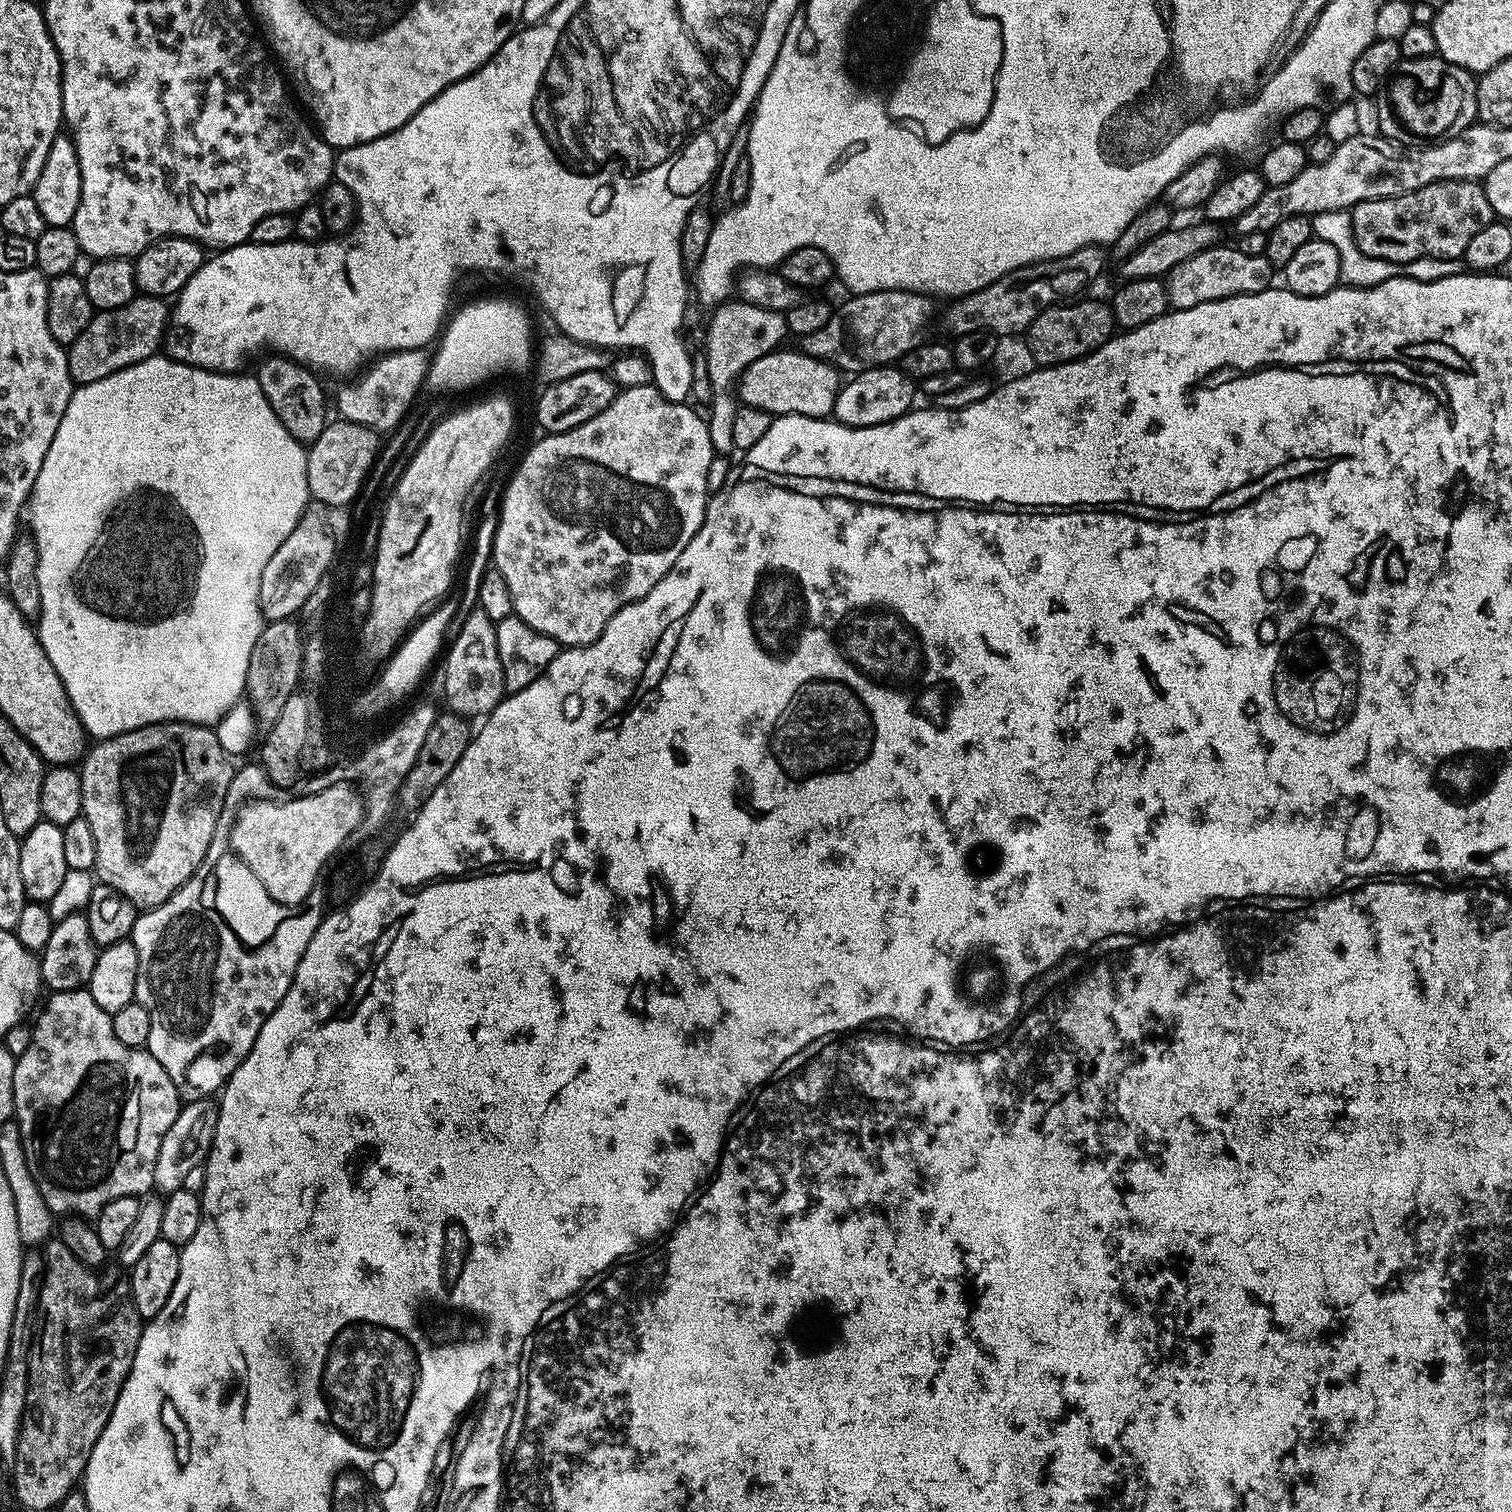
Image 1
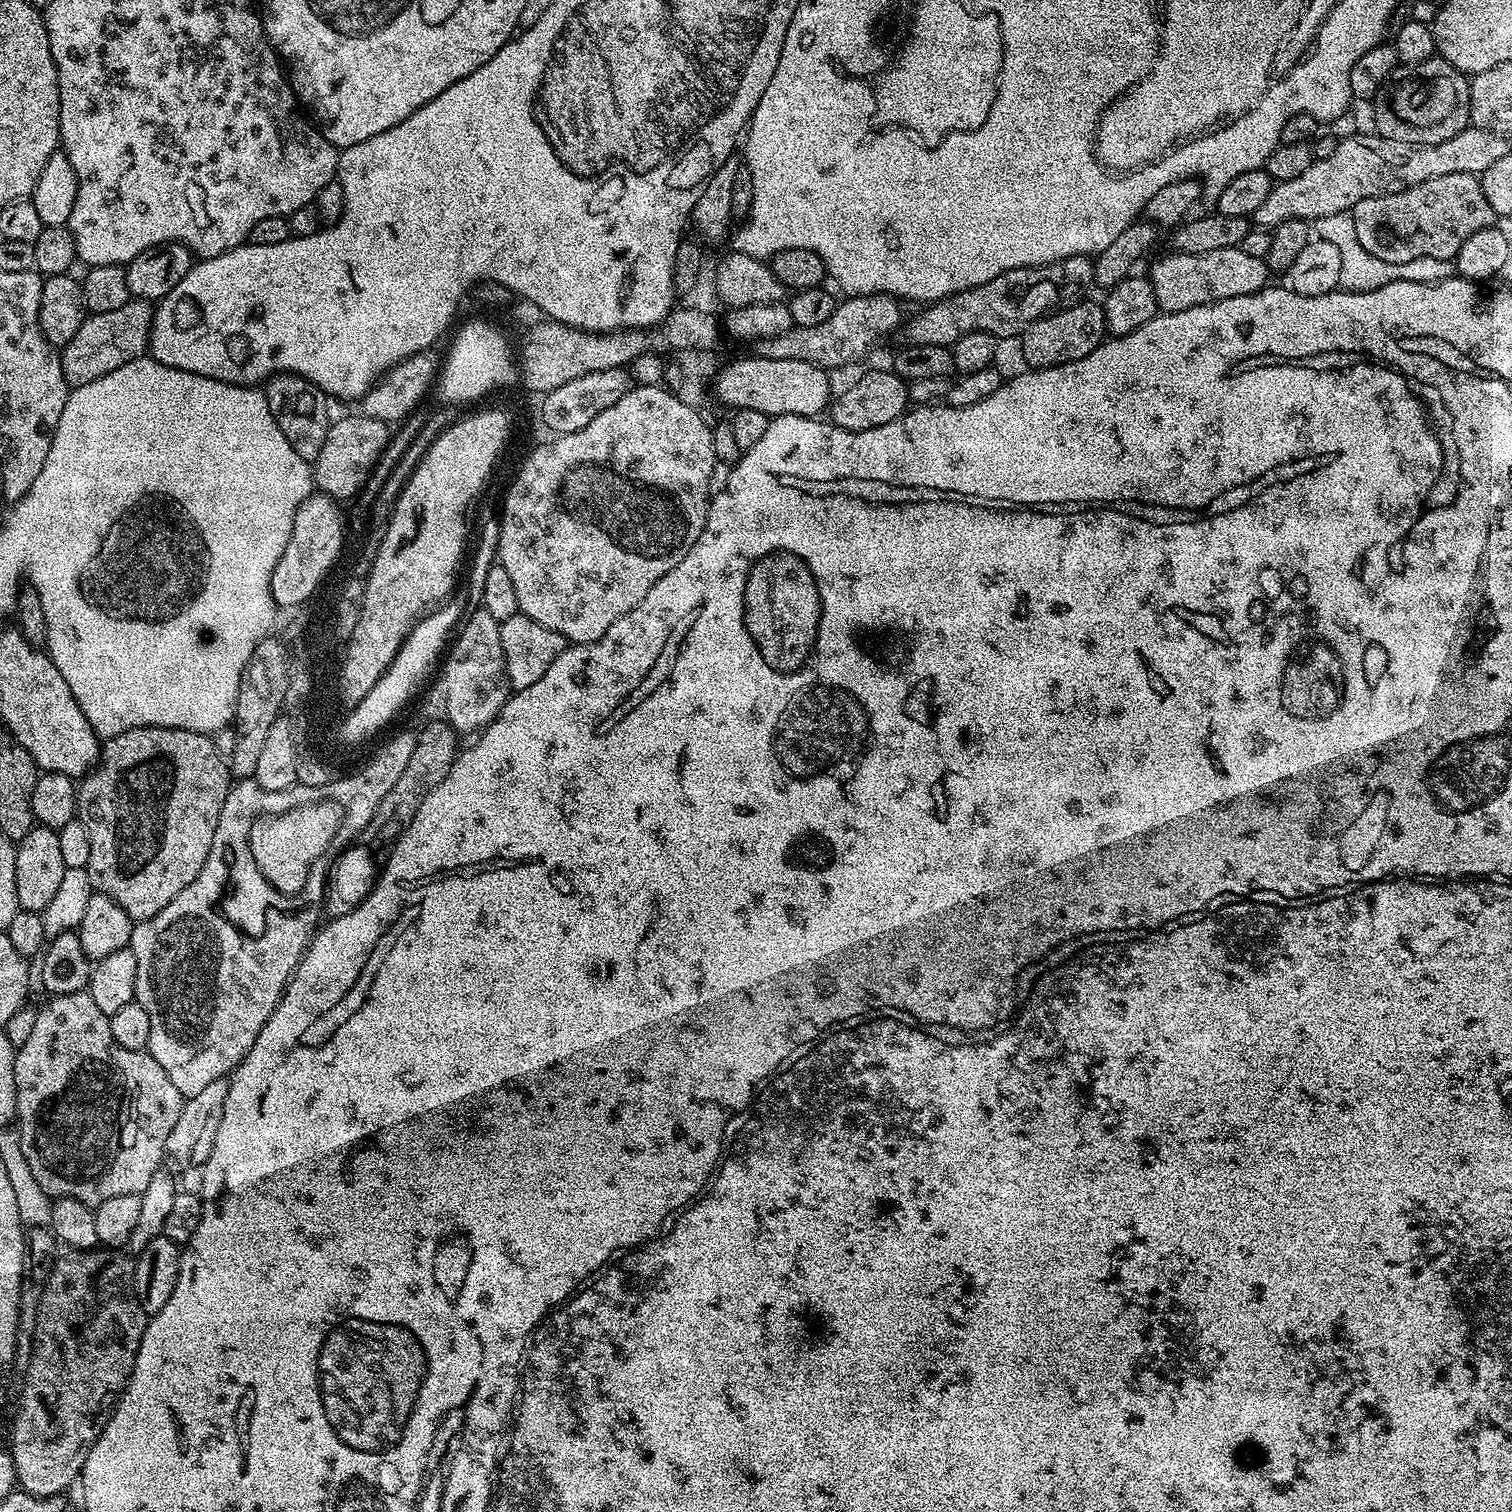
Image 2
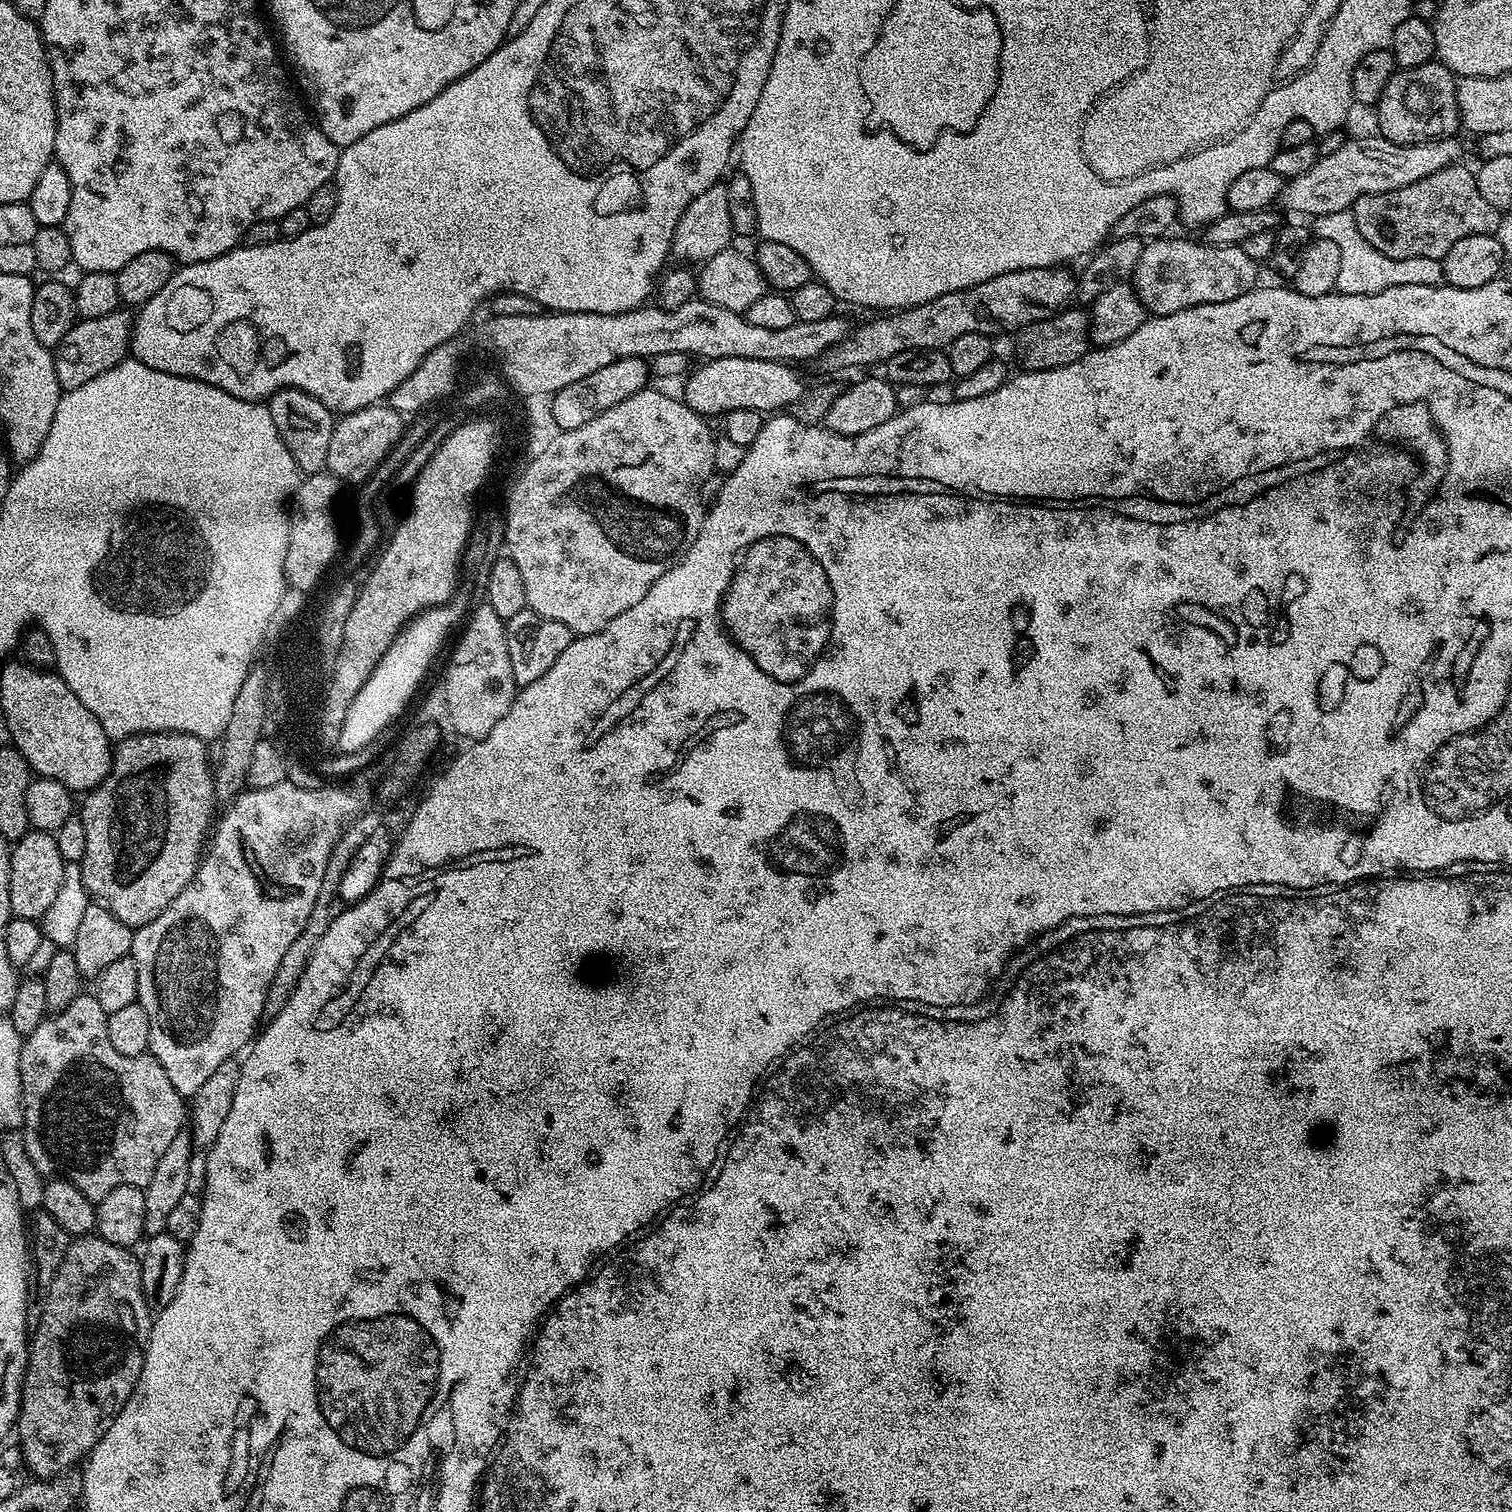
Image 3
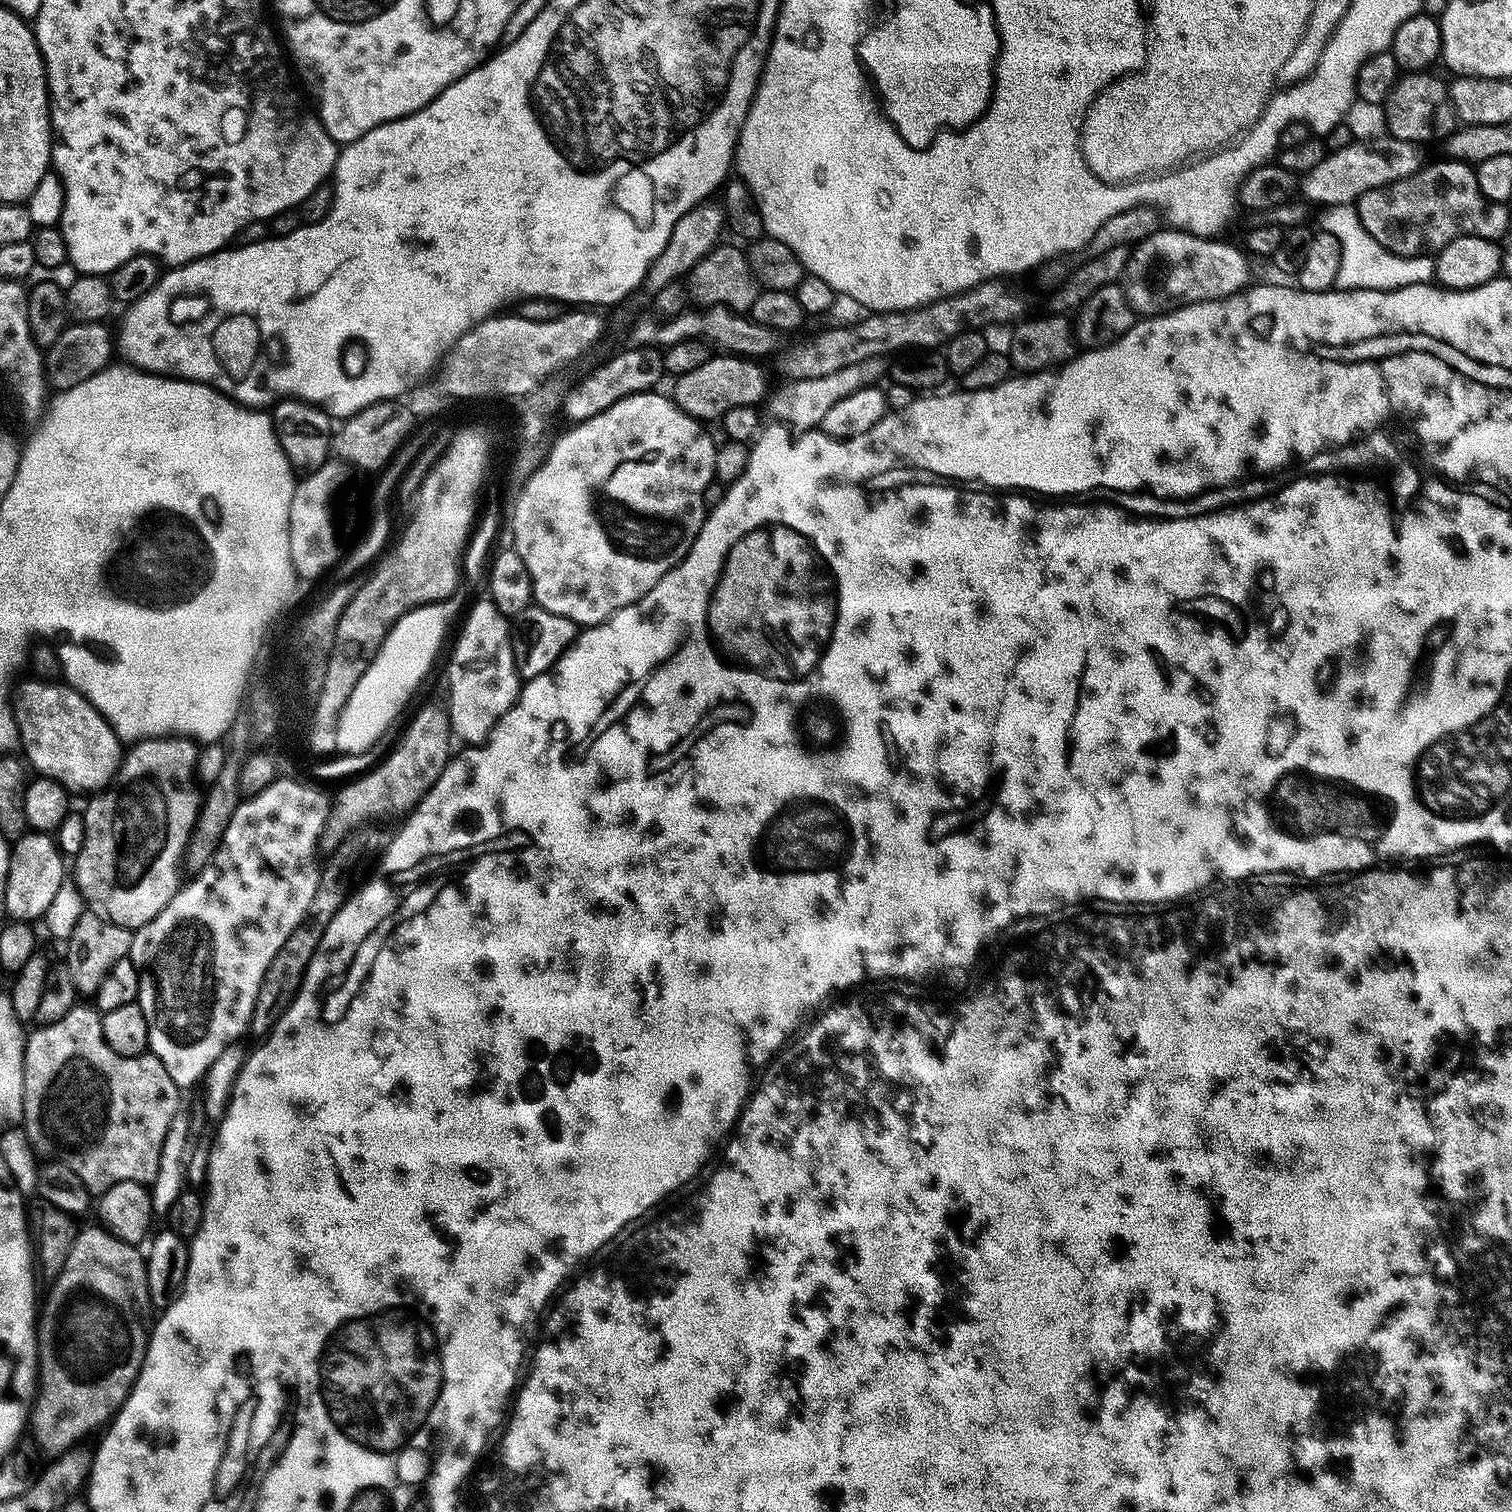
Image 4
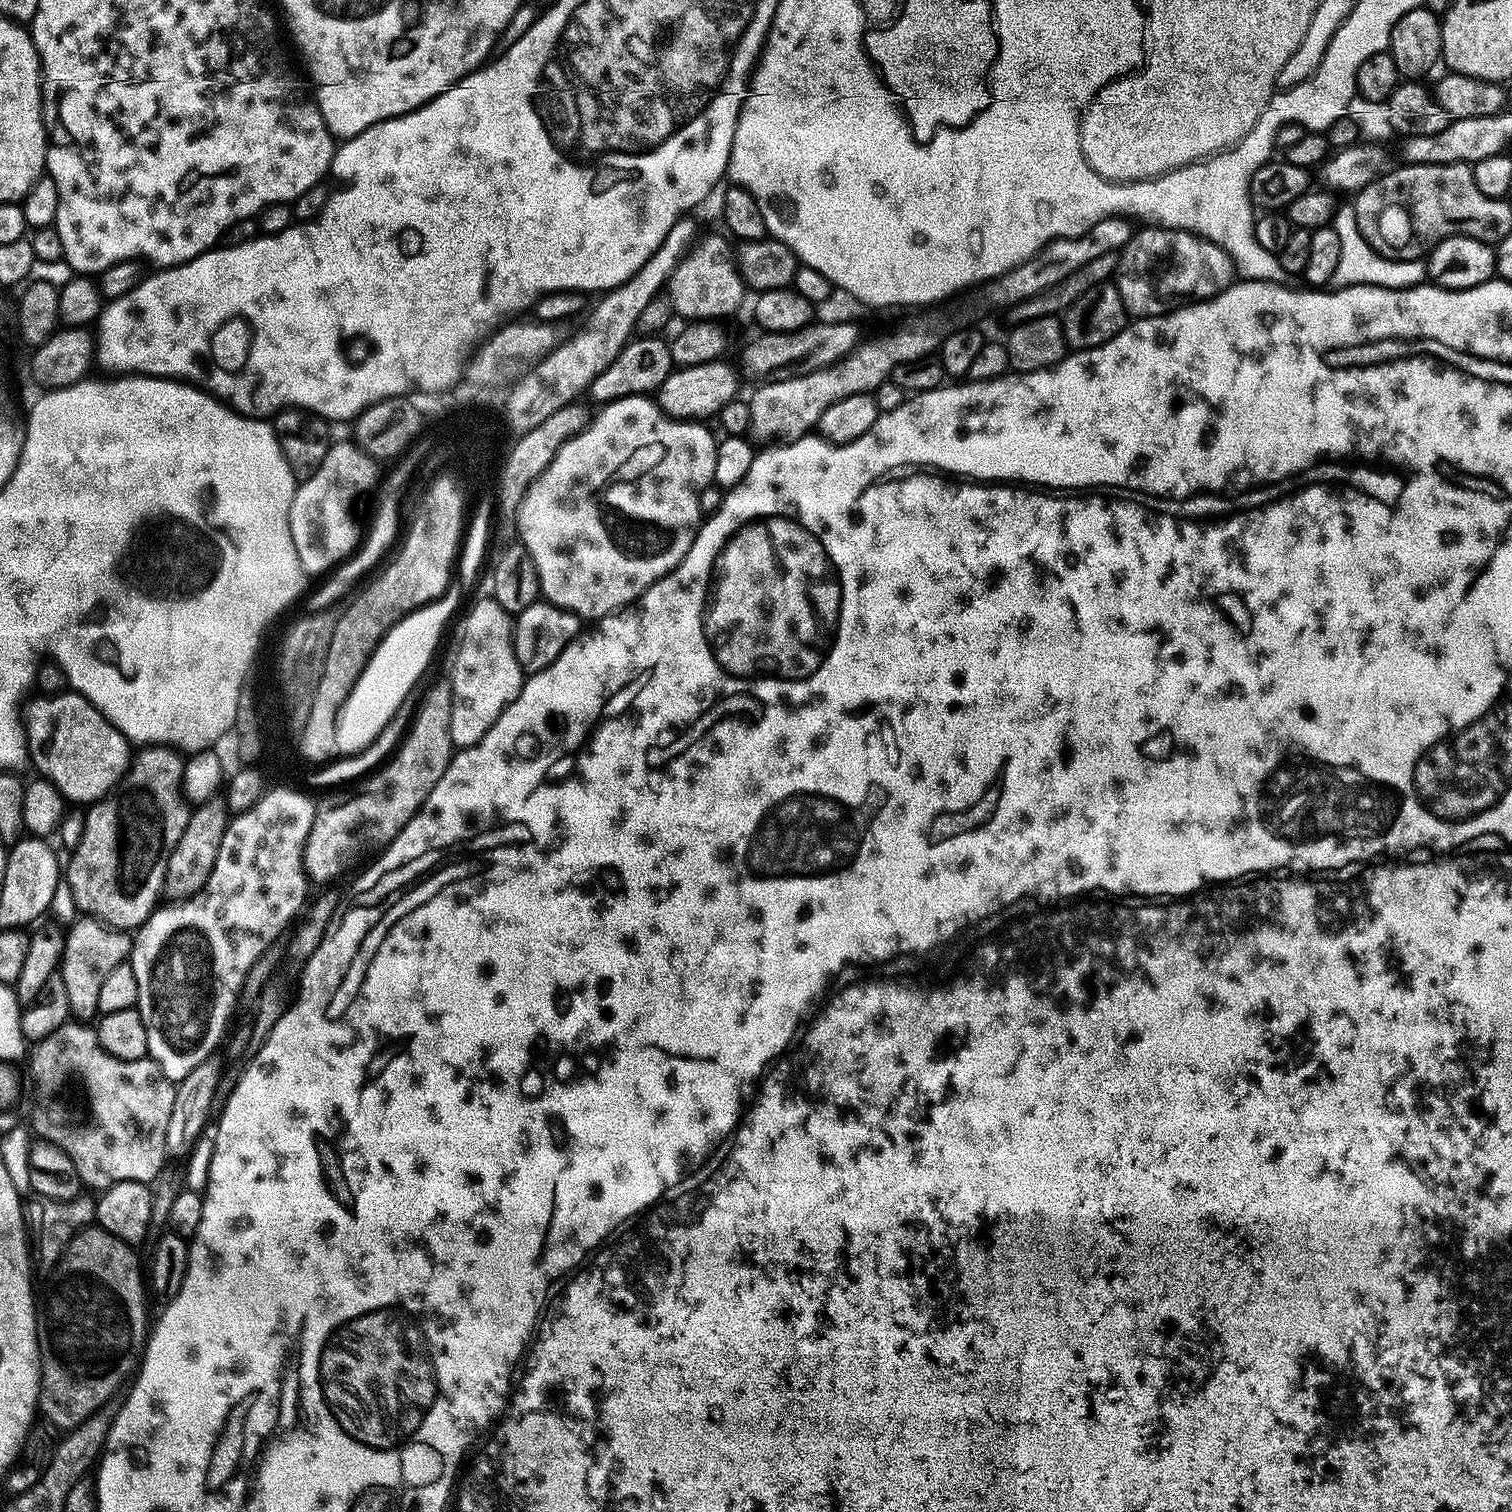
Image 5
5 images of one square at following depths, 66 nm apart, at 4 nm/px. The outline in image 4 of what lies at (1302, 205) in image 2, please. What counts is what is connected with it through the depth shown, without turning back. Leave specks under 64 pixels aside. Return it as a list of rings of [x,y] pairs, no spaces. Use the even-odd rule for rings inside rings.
[[[1353,142],[1344,149],[1329,151],[1314,170],[1303,173],[1302,196],[1305,201],[1314,200],[1321,206],[1333,204],[1353,204],[1359,200],[1362,194],[1369,192],[1371,188],[1381,188],[1392,184],[1395,180],[1414,174],[1421,167],[1422,160],[1416,157],[1417,149],[1412,146],[1400,146],[1400,149],[1392,148],[1388,156],[1380,148],[1372,148],[1368,142]]]

